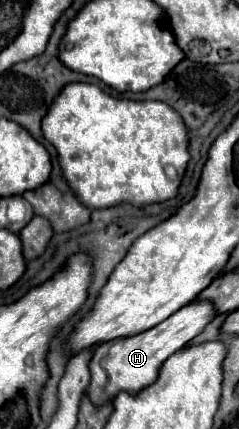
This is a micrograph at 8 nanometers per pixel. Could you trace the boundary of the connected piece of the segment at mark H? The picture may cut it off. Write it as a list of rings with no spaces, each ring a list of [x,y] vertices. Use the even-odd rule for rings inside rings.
[[[198,299],[172,313],[164,323],[158,323],[138,335],[120,337],[102,343],[90,361],[92,381],[88,385],[88,395],[92,403],[102,405],[104,399],[114,399],[120,391],[138,391],[140,387],[146,387],[150,381],[158,377],[160,365],[176,349],[182,349],[190,339],[200,335],[216,315],[218,315],[216,305],[210,299],[202,299],[202,301]]]

